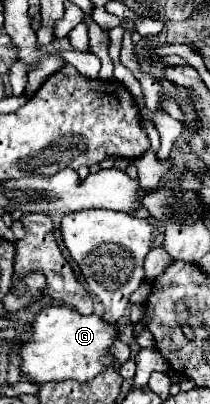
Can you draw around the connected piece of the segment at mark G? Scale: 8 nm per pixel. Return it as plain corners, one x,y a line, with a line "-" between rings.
67,305
59,307
45,307
33,319
35,335
31,341
21,345
21,375
35,383
49,383
49,381
89,381
95,375
103,373
115,365
115,357
111,353
111,345
117,339
117,323
107,323
103,317
81,315

